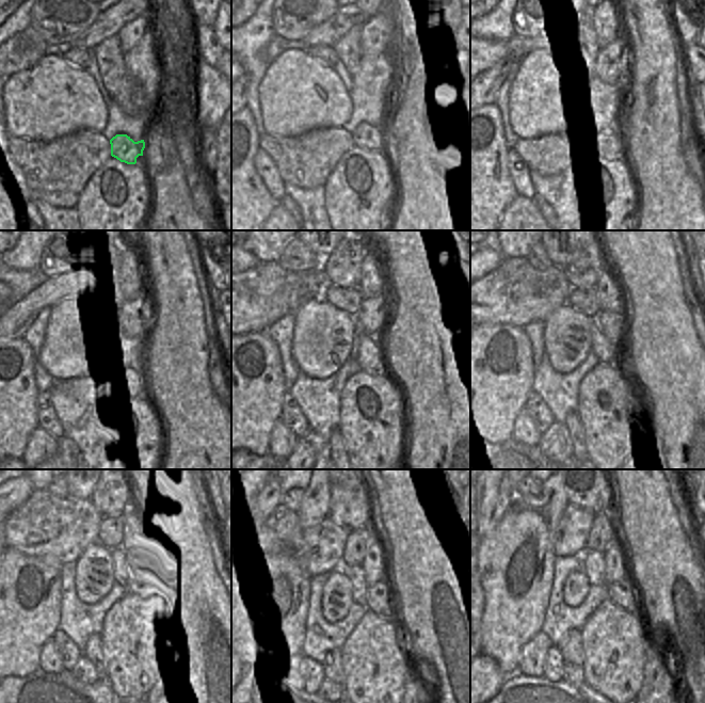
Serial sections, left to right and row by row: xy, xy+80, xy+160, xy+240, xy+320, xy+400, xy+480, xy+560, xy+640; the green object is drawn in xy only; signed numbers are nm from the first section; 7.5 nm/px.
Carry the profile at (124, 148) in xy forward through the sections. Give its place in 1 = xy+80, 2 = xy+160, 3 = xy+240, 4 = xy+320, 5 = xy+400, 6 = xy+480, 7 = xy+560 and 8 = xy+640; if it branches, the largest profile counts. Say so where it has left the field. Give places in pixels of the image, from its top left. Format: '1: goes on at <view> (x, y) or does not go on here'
1: goes on at xy+80 (366, 137)
2: goes on at xy+160 (612, 127)
3: goes on at xy+240 (127, 361)
4: goes on at xy+320 (370, 360)
5: goes on at xy+400 (601, 346)
6: goes on at xy+480 (118, 557)
7: goes on at xy+560 (355, 573)
8: goes on at xy+640 (592, 561)

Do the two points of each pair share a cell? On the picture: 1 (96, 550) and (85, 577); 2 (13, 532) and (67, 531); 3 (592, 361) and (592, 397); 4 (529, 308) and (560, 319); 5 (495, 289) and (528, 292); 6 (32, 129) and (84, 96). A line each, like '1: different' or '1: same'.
1: same
2: same
3: different
4: different
5: same
6: same

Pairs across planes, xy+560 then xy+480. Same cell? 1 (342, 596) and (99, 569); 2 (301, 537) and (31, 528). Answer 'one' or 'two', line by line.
1: one
2: one

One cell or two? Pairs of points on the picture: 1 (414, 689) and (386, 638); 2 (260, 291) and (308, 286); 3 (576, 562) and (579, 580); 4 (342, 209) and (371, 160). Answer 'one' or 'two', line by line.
1: two
2: one
3: two
4: one

